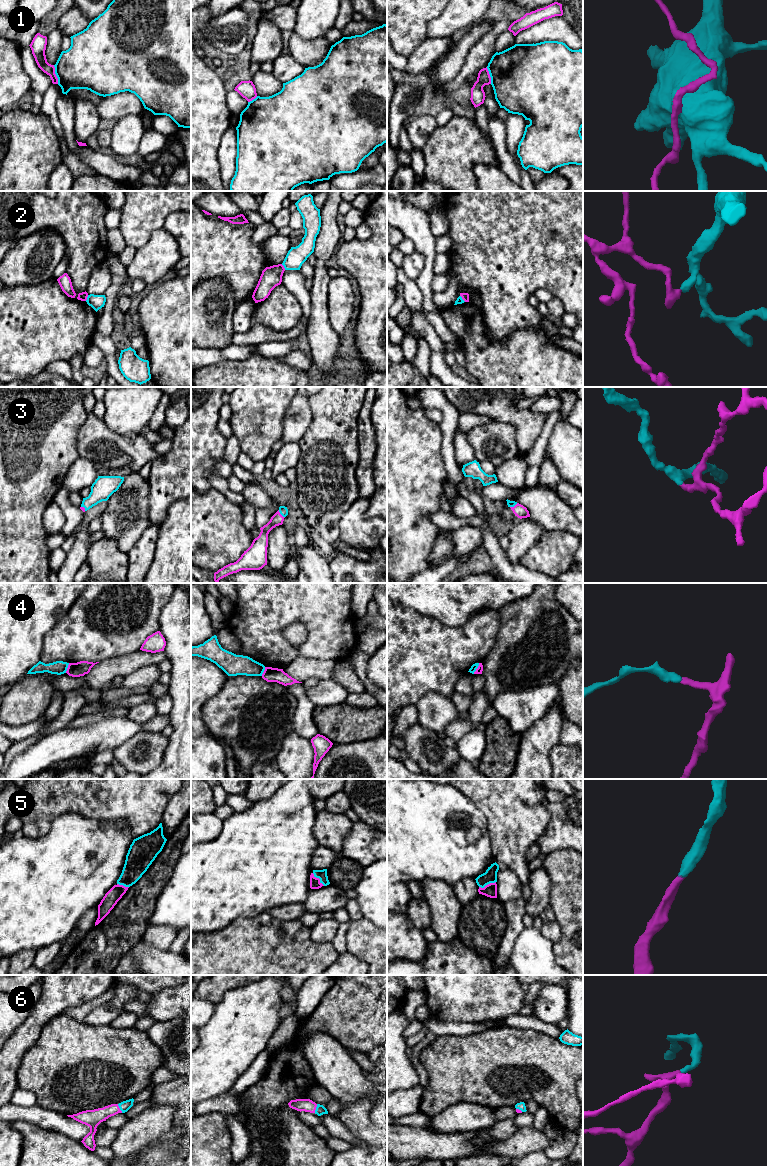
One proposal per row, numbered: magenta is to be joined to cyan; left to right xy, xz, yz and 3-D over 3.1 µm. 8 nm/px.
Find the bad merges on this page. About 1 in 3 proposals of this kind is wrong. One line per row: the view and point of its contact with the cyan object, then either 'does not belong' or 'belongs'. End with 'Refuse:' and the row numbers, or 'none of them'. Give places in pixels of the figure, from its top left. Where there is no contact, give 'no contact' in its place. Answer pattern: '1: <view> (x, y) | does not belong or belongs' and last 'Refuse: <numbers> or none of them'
1: xy (55, 73) | belongs
2: xy (87, 298) | does not belong
3: xz (281, 514) | belongs
4: yz (477, 667) | does not belong
5: xz (319, 878) | belongs
6: xy (119, 1107) | belongs
Refuse: 2, 4

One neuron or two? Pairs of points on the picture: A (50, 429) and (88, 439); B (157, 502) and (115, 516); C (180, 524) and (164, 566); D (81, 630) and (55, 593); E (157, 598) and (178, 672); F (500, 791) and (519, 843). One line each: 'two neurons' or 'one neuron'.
A: two neurons
B: two neurons
C: one neuron
D: two neurons
E: two neurons
F: one neuron

